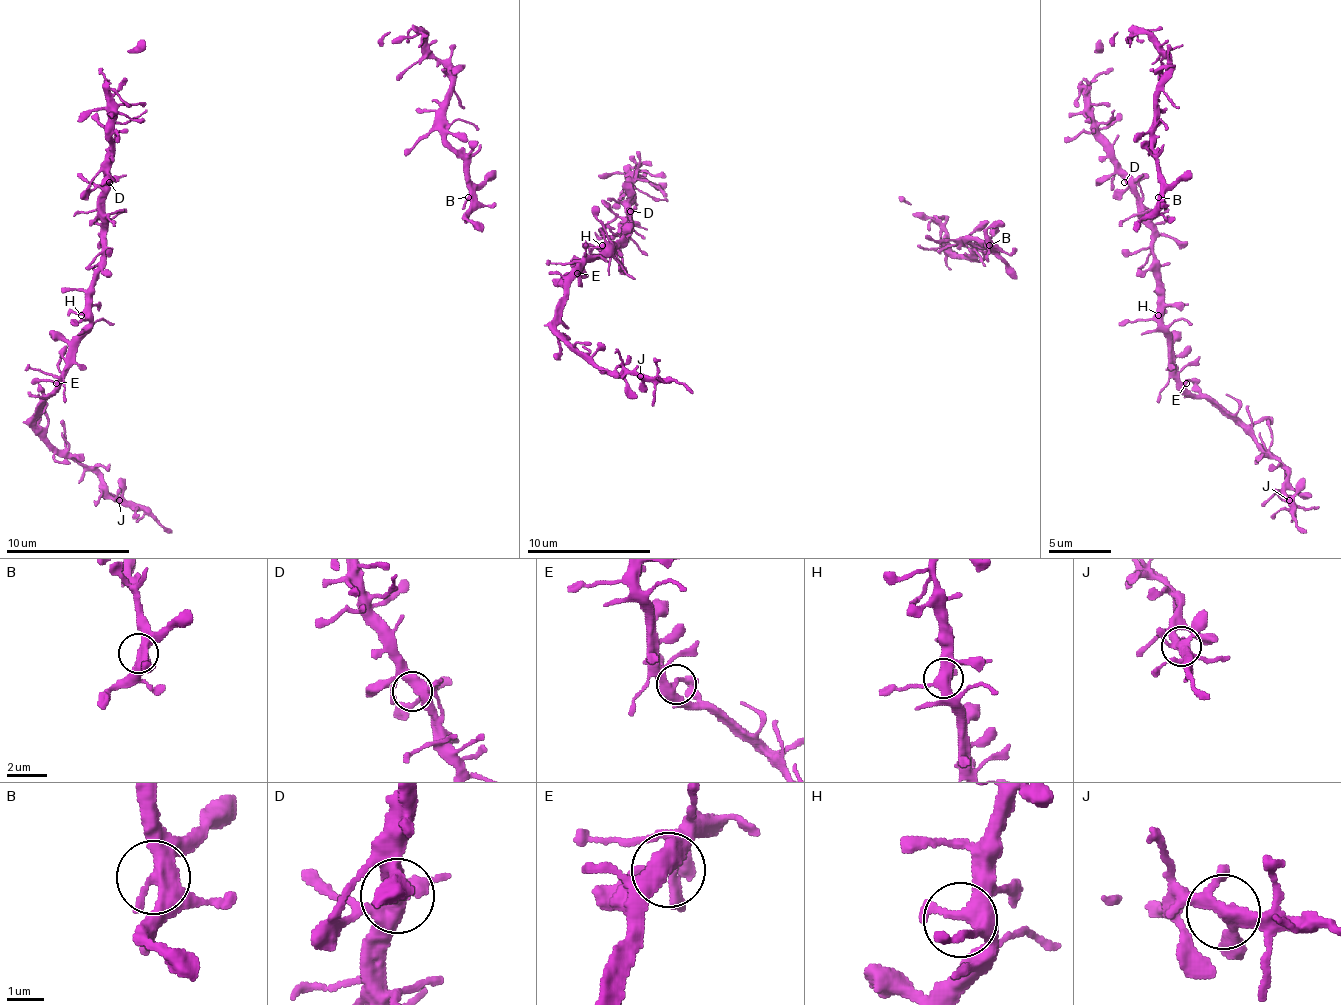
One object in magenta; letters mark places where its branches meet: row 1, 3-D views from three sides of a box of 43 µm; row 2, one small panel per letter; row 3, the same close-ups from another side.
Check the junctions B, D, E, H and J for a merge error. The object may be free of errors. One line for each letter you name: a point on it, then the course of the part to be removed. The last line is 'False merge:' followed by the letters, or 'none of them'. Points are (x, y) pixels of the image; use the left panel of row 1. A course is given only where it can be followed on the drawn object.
False merge: none of them

